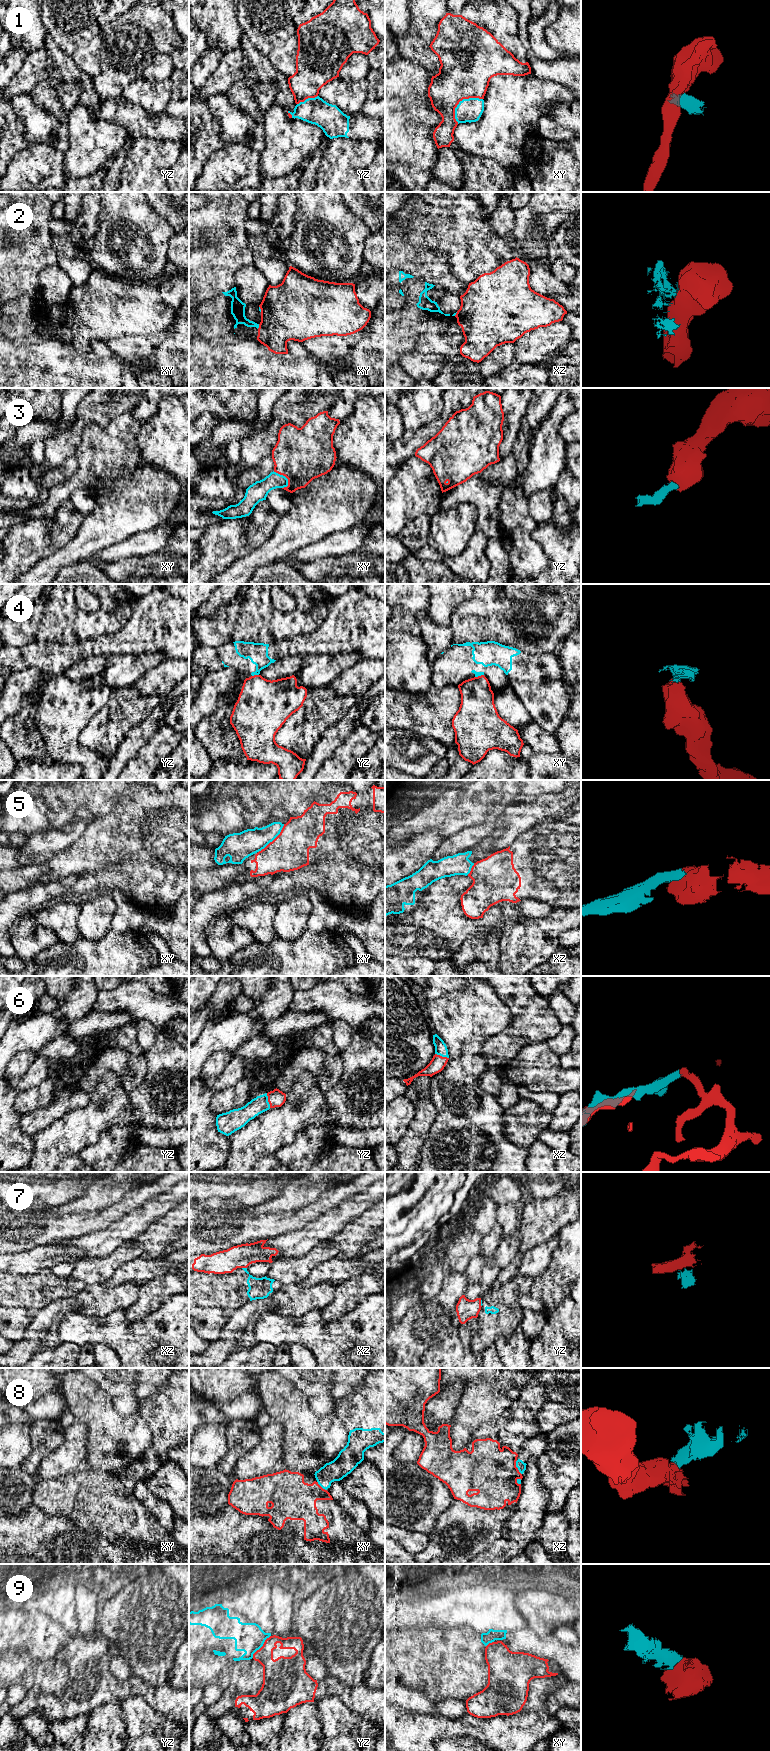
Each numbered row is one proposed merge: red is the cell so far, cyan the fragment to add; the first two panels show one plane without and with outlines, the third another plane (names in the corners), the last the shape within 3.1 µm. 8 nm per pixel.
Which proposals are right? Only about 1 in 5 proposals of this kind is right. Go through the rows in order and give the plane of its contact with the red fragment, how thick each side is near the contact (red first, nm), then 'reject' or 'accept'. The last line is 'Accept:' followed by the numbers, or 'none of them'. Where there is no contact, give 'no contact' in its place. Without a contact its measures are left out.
1: xy | 420/190 nm | reject
2: xy | 440/110 nm | reject
3: xy | 440/160 nm | accept
4: yz | 420/160 nm | reject
5: xy | 320/200 nm | reject
6: yz | 140/140 nm | accept
7: xz | 190/180 nm | reject
8: xz | 380/70 nm | reject
9: yz | 220/240 nm | reject
Accept: 3, 6

